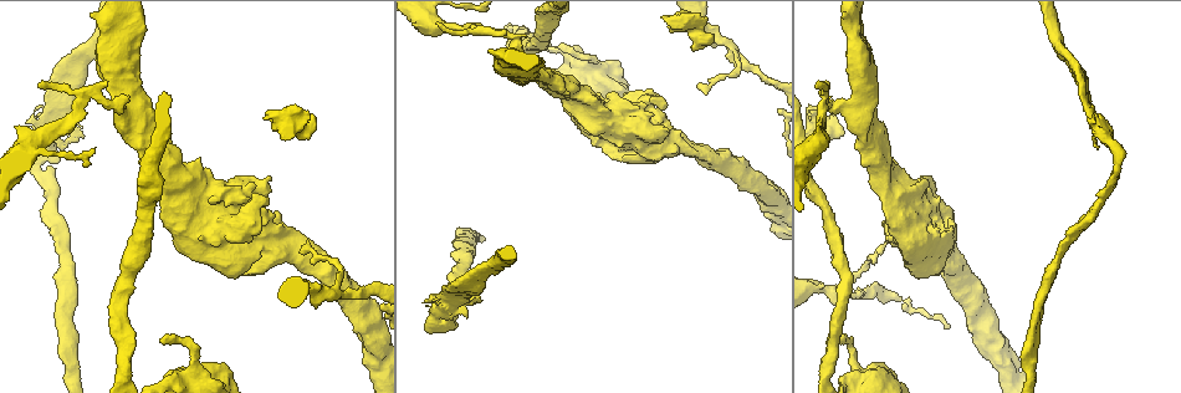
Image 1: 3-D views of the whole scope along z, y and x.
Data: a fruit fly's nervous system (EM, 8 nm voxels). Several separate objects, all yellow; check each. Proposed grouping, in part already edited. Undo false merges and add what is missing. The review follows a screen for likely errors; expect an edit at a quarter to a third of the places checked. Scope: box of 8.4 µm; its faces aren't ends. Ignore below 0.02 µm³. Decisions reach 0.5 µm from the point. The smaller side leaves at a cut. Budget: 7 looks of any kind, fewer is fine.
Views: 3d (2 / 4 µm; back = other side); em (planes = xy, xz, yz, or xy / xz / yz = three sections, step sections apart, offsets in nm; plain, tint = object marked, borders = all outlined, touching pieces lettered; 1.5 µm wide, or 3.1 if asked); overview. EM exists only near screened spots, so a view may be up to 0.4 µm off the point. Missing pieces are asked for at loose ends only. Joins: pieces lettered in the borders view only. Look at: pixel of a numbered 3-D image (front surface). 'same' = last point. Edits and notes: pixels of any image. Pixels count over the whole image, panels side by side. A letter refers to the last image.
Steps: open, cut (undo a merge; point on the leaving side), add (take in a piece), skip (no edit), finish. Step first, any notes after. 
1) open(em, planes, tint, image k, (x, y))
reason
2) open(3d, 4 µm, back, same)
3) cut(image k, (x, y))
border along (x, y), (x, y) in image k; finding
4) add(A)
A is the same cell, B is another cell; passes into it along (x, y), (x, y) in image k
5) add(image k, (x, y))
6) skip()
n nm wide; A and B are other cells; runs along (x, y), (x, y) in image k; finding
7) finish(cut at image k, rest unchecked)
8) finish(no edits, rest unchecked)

open(3d, 4 µm, image 1, (561, 46))
tapers out

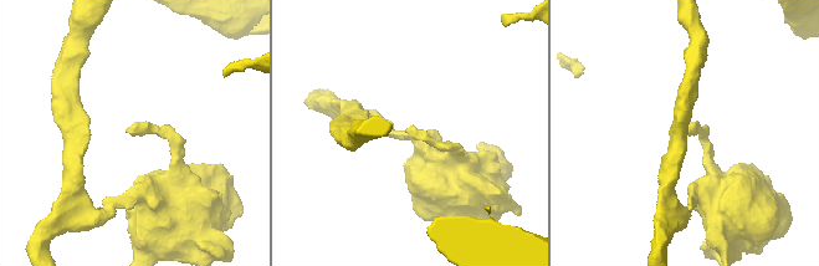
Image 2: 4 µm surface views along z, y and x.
open(em, 3.1 µm, planes, borders, image 2, (132, 132))

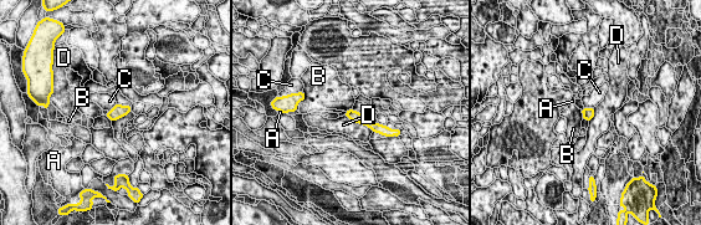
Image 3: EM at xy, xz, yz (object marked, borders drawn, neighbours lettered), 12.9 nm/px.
skip()
A, B, C and D are other cells; runs along (348, 113), (374, 127), (384, 128) in image 3; no lettered piece goes on from it

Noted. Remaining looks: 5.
open(em, yz, step 8, tint, image 1, (905, 175))
calibre changes

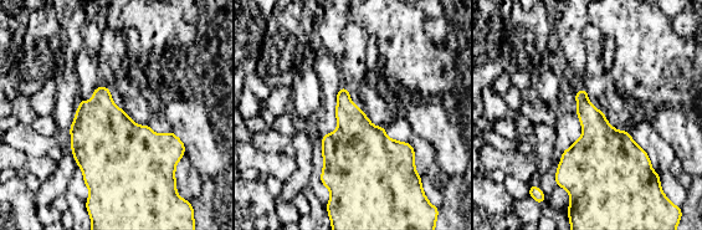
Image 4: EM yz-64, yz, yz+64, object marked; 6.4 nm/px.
open(em, planes, borders, same)

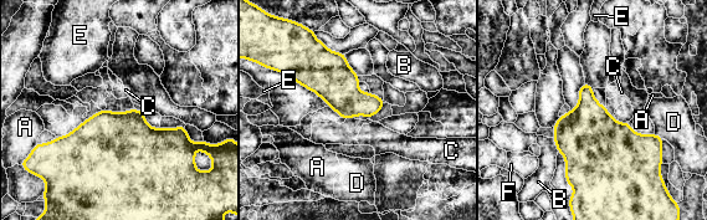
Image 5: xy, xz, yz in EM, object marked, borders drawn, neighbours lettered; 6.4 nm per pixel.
skip()
220 nm wide; A, B, C, D, E and F are other cells; border along (620, 122), (625, 123) in image 5; all the same neuron

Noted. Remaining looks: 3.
open(em, planes, plain, image 1, (707, 93))
branch stops here

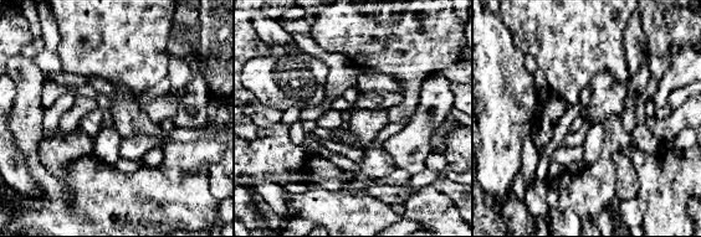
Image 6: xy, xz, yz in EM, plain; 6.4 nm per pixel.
open(em, planes, borders, same)
what lies round it

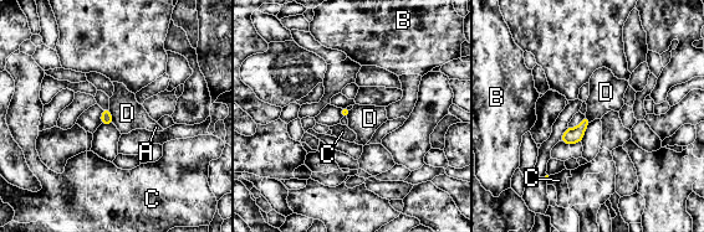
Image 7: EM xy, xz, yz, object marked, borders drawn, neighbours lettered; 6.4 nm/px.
skip()
D touches over 100 nm; A, B, C and D are other cells; no lettered piece goes on from it

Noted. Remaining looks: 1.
finish(no edits, rest unchecked)

